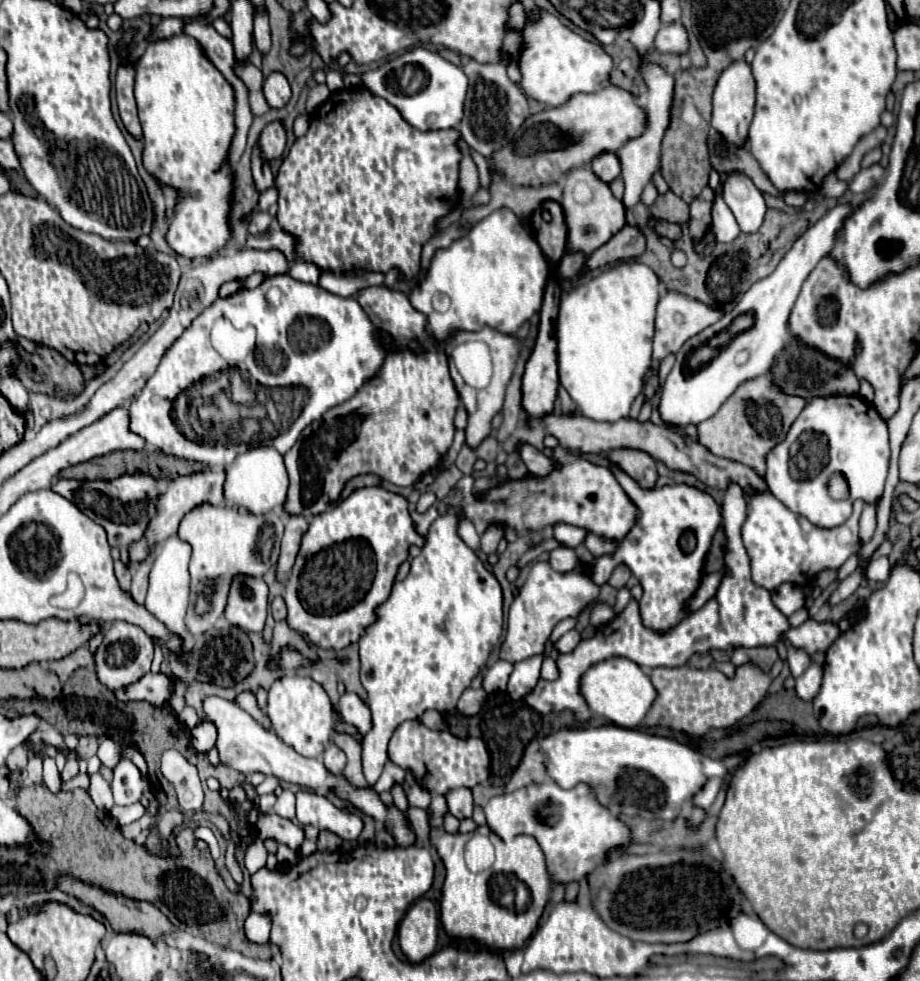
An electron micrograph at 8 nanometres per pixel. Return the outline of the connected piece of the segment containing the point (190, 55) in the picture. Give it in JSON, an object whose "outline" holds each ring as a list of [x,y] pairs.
{"outline":[[[180,34],[180,36],[172,36],[172,38],[166,38],[166,40],[158,40],[154,44],[150,44],[146,48],[146,52],[140,56],[138,60],[138,66],[136,66],[136,86],[134,86],[134,94],[136,94],[136,102],[138,102],[138,116],[140,116],[140,122],[142,122],[142,130],[144,130],[144,166],[146,170],[160,182],[160,184],[170,184],[182,192],[186,192],[186,196],[182,196],[178,202],[176,202],[176,212],[174,216],[170,218],[170,228],[168,228],[168,244],[180,254],[180,256],[186,256],[186,258],[208,258],[212,252],[220,250],[220,246],[224,246],[228,240],[230,240],[230,232],[228,232],[228,224],[226,224],[226,218],[228,218],[228,208],[230,208],[230,194],[232,194],[232,176],[230,176],[230,170],[224,166],[224,158],[228,154],[228,148],[230,148],[230,142],[232,142],[232,136],[234,136],[234,90],[232,86],[228,84],[228,80],[220,74],[220,70],[204,56],[200,44],[192,38],[192,36],[186,36],[186,34]]]}

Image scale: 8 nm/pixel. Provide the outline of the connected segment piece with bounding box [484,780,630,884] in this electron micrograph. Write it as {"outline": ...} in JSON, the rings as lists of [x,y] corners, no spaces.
{"outline":[[[546,780],[540,784],[532,782],[524,788],[514,790],[514,792],[506,792],[506,794],[490,798],[490,802],[484,806],[484,814],[486,814],[486,826],[504,842],[506,842],[506,838],[514,838],[520,834],[528,834],[528,836],[536,838],[536,842],[540,844],[540,848],[544,852],[546,868],[548,868],[548,876],[550,876],[552,884],[580,882],[582,878],[586,878],[594,870],[598,858],[604,858],[612,850],[620,850],[626,844],[630,844],[628,826],[616,814],[612,814],[606,806],[600,804],[596,800],[594,788],[584,782],[574,786],[572,790],[560,788],[554,780]]]}

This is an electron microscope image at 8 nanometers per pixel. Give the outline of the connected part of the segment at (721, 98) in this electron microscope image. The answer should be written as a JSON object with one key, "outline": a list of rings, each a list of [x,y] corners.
{"outline":[[[744,60],[732,62],[732,66],[728,66],[728,70],[724,70],[724,74],[718,78],[718,84],[712,96],[712,128],[726,142],[736,146],[742,146],[746,142],[748,126],[754,116],[754,96],[756,96],[756,84],[754,84],[750,66]]]}

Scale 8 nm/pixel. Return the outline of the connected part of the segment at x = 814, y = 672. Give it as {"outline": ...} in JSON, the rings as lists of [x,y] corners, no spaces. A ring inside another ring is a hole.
{"outline":[[[812,664],[800,678],[796,678],[796,694],[800,700],[812,700],[820,690],[820,678],[822,678],[822,666]]]}

